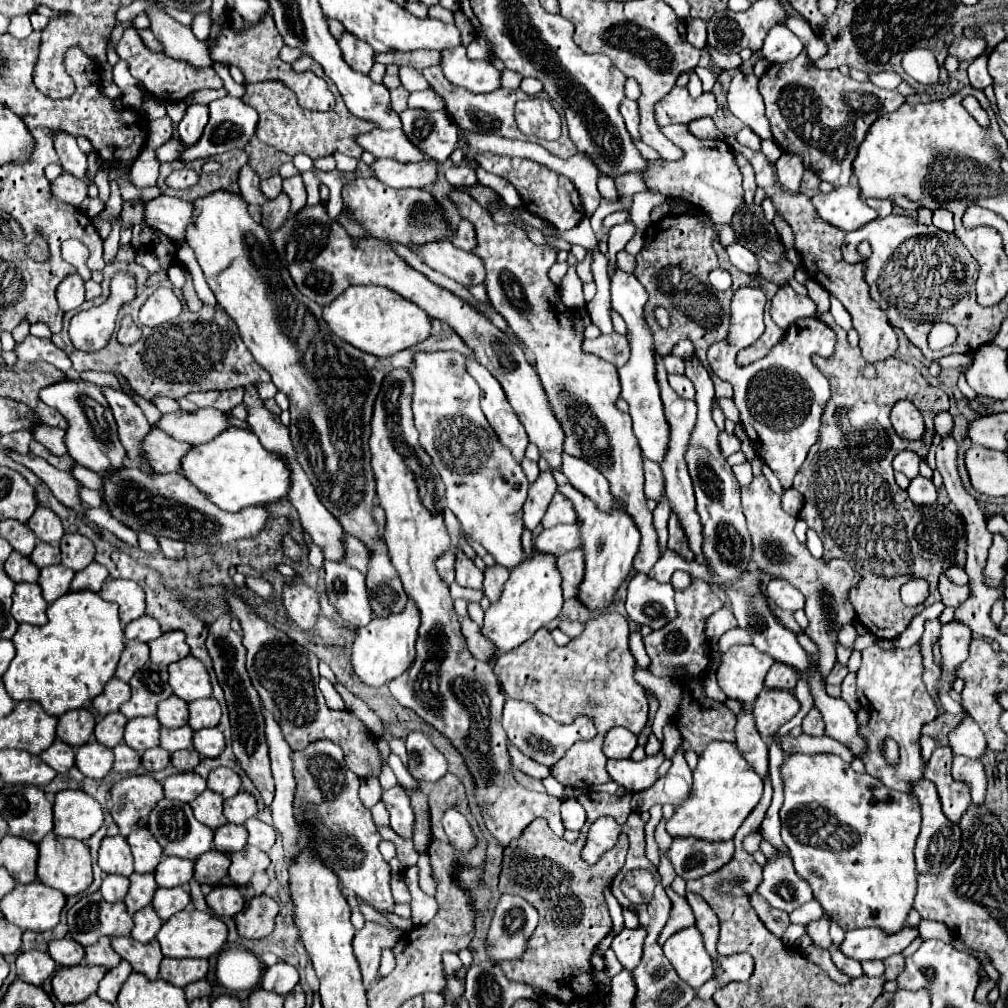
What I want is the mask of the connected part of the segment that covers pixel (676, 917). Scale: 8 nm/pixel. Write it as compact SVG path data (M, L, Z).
M667 887L665 891L671 900L672 908L670 911L669 922L665 924L665 928L663 928L661 934L659 934L659 940L657 940L659 944L663 944L673 932L677 932L677 930L681 930L681 928L687 928L687 926L695 924L695 918L693 918L691 908L687 906L687 900L685 900L683 896L675 894L671 887Z

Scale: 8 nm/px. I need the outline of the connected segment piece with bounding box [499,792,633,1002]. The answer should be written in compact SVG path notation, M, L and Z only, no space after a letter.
M603 792L581 794L579 802L587 810L587 822L575 844L555 836L547 820L537 818L523 830L521 838L515 838L503 848L499 892L521 896L539 912L539 926L529 938L523 958L499 964L509 980L533 986L537 992L561 1002L571 1002L575 998L583 1000L599 992L599 986L591 986L595 980L591 956L597 944L611 932L611 916L603 898L603 886L621 870L629 842L625 834L619 834L617 844L607 850L597 864L587 864L581 858L581 850L589 826L599 816L613 816L617 824L625 824L631 812L631 796L631 792L623 796Z

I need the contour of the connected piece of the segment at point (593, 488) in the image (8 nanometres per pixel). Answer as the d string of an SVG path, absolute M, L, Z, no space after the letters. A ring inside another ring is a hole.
M563 454L563 464L561 472L569 478L569 484L575 486L579 492L589 496L601 510L611 508L611 492L609 492L609 482L605 482L605 476L589 466L587 462L581 462L579 458L573 458L569 454Z

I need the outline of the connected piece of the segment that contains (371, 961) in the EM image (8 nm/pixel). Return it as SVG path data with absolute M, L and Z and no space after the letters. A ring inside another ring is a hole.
M365 922L365 926L355 934L353 950L359 960L365 986L377 980L381 952L389 948L389 942L397 942L399 936L401 936L399 930L389 930L379 922Z

